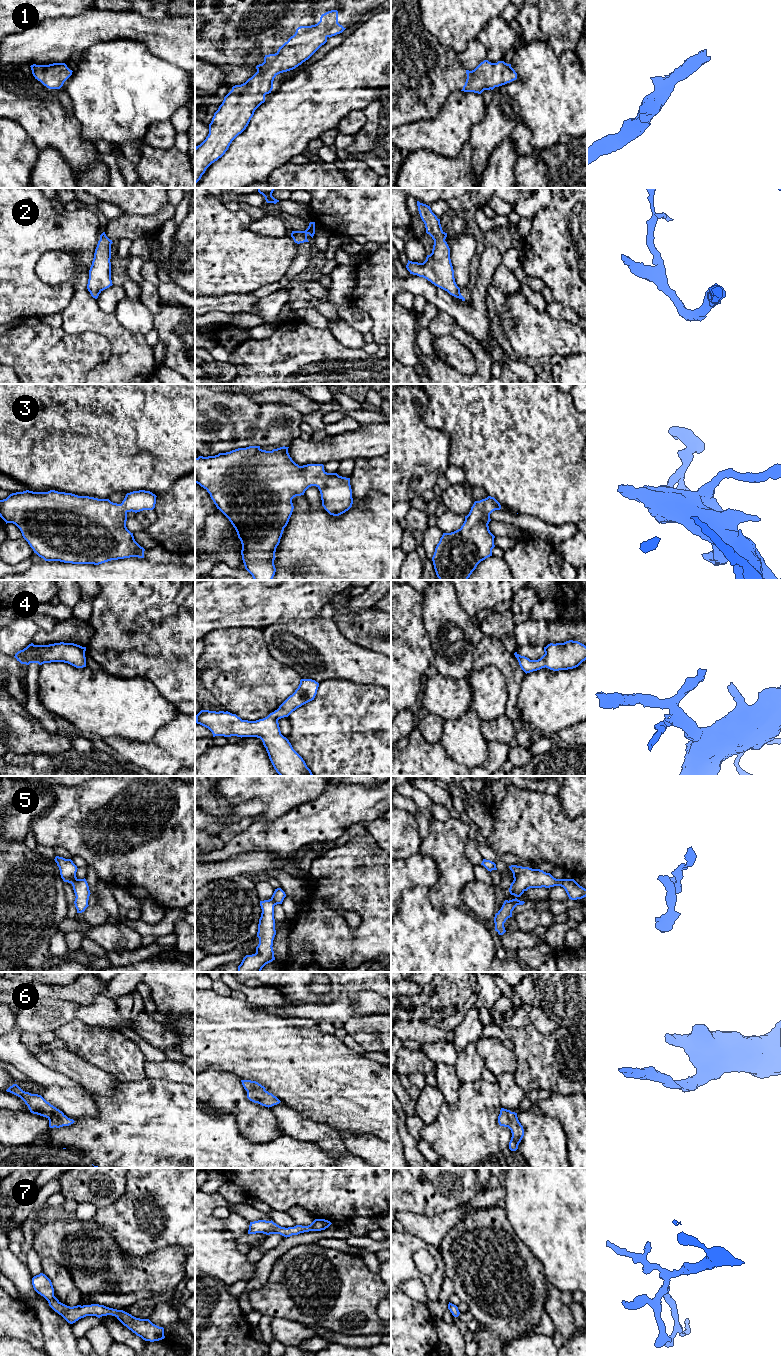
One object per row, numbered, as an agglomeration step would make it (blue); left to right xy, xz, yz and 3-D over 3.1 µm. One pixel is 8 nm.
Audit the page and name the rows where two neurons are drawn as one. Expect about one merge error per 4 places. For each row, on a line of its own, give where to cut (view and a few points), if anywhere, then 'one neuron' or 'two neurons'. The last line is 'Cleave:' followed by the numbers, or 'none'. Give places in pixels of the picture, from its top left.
1: no cut | one neuron
2: no cut | one neuron
3: no cut | one neuron
4: no cut | one neuron
5: no cut | one neuron
6: no cut | one neuron
7: no cut | one neuron
Cleave: none

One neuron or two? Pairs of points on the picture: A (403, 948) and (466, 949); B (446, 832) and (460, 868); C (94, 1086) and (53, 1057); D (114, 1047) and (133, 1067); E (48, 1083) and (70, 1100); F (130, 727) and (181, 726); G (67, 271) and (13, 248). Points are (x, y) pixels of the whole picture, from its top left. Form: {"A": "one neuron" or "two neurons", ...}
{"A": "one neuron", "B": "one neuron", "C": "one neuron", "D": "one neuron", "E": "one neuron", "F": "two neurons", "G": "two neurons"}

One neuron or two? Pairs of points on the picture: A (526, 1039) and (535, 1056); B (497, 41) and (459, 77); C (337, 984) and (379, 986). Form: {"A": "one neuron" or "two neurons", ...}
{"A": "one neuron", "B": "two neurons", "C": "one neuron"}

